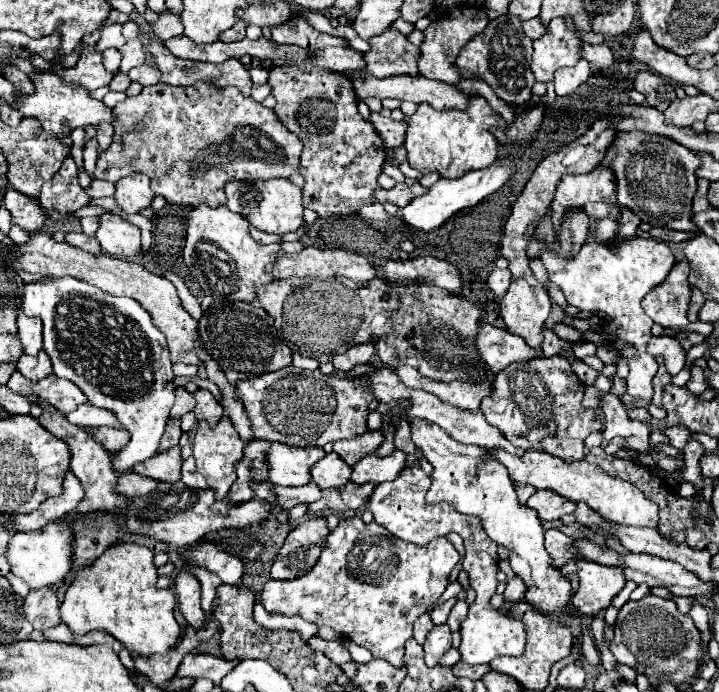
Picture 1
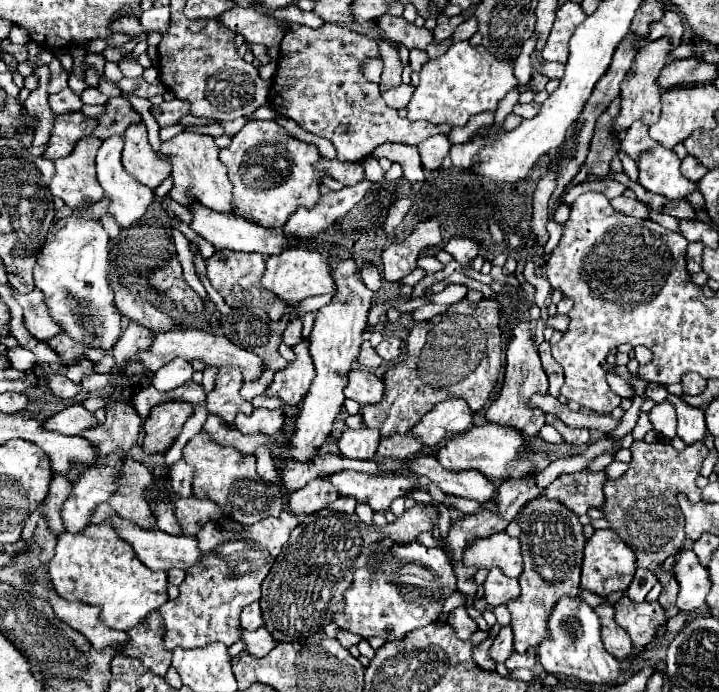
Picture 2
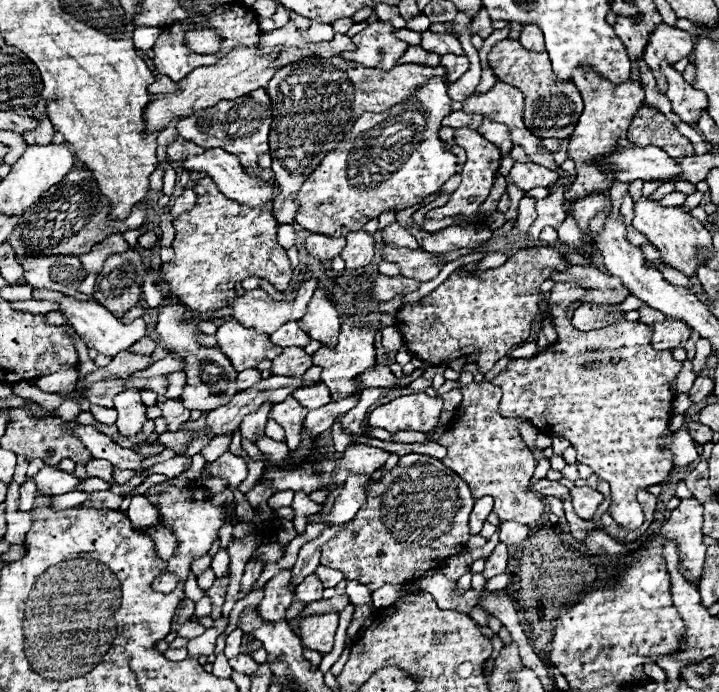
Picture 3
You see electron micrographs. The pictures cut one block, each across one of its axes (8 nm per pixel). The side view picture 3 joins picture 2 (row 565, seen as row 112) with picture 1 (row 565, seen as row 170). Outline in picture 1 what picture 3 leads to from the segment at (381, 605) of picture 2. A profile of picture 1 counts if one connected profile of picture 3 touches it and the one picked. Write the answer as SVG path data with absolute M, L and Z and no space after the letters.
M360 516L342 518L322 542L322 554L312 570L294 580L268 580L260 600L268 612L278 612L284 616L298 614L318 626L330 626L358 646L368 648L374 658L386 660L388 664L400 668L404 664L404 642L412 638L414 620L442 596L448 586L448 576L458 562L460 556L446 536L434 538L426 546L418 546L398 540L376 522L364 524Z

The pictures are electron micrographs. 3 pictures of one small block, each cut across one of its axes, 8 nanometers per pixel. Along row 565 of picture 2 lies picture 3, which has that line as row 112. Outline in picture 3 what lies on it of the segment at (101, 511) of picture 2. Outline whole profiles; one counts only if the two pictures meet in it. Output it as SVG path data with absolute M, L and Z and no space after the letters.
M236 46L228 52L226 58L218 60L214 66L200 66L186 76L186 80L178 82L178 94L168 94L168 96L152 96L144 110L144 124L146 124L146 134L160 134L170 122L182 120L186 116L192 116L194 112L202 108L212 108L220 100L234 100L238 96L244 96L256 88L264 88L268 80L274 76L274 68L270 68L272 60L276 58L274 54L258 56L256 46Z

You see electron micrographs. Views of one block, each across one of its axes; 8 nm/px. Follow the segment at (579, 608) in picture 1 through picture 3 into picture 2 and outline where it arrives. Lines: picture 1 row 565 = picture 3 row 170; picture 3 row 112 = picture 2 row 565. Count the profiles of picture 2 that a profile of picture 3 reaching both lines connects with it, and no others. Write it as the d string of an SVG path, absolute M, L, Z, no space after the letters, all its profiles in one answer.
M596 530L592 538L584 546L584 560L582 560L582 574L580 574L580 588L590 590L602 598L616 590L626 590L630 580L636 572L636 560L632 550L622 542L622 538L614 530Z

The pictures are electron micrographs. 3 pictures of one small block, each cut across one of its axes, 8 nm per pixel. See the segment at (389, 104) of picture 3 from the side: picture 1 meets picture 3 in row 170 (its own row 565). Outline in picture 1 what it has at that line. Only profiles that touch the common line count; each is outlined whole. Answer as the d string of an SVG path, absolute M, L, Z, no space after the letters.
M314 518L294 528L272 566L272 578L286 580L306 574L316 564L322 550L322 540L328 534L330 530L324 518Z

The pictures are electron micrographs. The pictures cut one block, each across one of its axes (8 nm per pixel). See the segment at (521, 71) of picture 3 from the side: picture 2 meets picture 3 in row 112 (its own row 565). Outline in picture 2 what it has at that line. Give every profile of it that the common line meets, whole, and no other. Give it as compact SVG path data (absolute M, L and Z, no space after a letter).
M540 496L532 500L518 516L516 522L522 526L522 556L524 572L518 578L522 594L508 602L510 610L510 628L514 634L514 650L524 654L530 646L538 646L548 636L548 618L562 596L576 596L580 590L580 568L582 568L582 550L584 536L582 524L574 512L566 512L564 504L546 500Z

